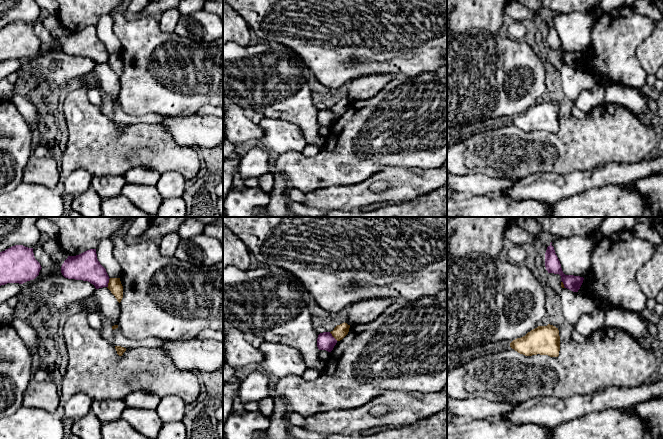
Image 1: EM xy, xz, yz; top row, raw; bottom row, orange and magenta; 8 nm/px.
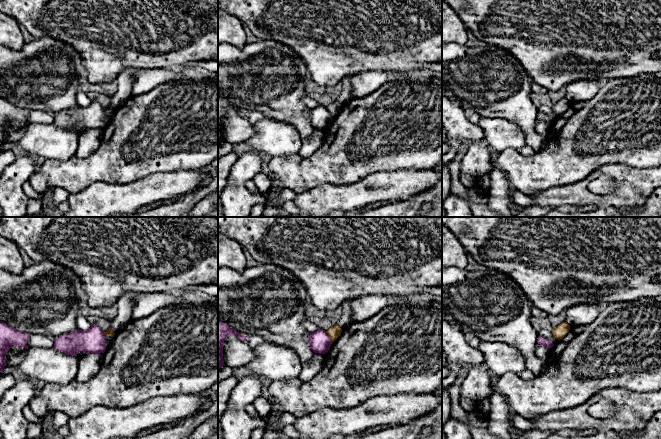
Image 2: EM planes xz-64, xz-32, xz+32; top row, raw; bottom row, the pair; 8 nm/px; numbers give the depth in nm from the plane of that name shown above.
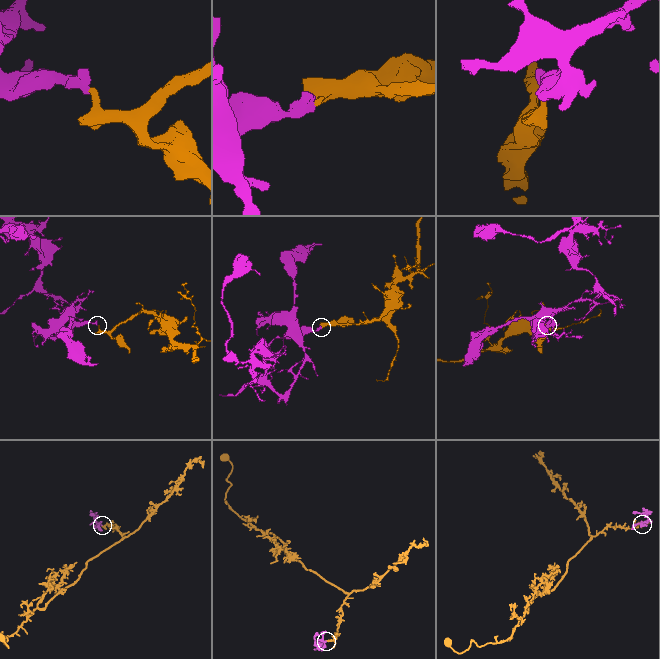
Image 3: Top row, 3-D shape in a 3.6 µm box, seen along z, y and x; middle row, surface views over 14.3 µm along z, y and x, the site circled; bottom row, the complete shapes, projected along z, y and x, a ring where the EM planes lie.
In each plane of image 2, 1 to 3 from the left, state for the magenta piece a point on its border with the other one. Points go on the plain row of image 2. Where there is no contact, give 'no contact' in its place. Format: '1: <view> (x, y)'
1: xz-64 (104, 108)
2: xz-32 (328, 111)
3: no contact

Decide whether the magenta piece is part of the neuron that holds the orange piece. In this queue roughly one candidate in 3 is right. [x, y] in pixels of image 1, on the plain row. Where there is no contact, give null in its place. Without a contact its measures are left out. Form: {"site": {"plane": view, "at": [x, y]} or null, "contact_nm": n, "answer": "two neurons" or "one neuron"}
{"site": {"plane": "xy", "at": [108, 59]}, "contact_nm": 80, "answer": "two neurons"}

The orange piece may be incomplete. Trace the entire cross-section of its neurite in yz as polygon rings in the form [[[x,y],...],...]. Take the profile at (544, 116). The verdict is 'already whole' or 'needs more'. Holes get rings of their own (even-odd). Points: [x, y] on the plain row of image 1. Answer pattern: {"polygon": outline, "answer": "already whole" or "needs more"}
{"polygon": [[[550,100],[538,102],[525,112],[513,116],[510,123],[525,132],[540,130],[558,133],[560,127],[559,106]]], "answer": "already whole"}

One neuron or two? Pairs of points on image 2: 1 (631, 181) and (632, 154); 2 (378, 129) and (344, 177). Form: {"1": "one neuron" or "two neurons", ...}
{"1": "two neurons", "2": "one neuron"}

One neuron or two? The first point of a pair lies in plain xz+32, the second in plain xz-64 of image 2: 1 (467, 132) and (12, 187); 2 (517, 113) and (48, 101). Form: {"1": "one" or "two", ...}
{"1": "one", "2": "one"}

